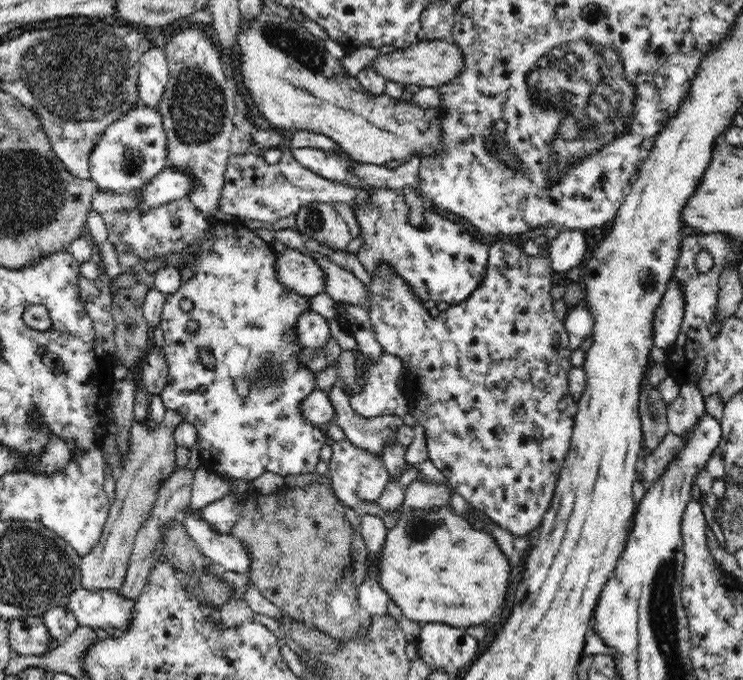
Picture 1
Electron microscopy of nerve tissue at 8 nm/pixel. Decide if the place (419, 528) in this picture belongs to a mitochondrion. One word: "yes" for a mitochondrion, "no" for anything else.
yes

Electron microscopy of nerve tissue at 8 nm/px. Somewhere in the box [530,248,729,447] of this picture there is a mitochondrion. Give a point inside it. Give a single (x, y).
(653, 412)

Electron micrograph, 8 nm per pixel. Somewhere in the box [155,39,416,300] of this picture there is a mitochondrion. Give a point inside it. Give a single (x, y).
(198, 108)

